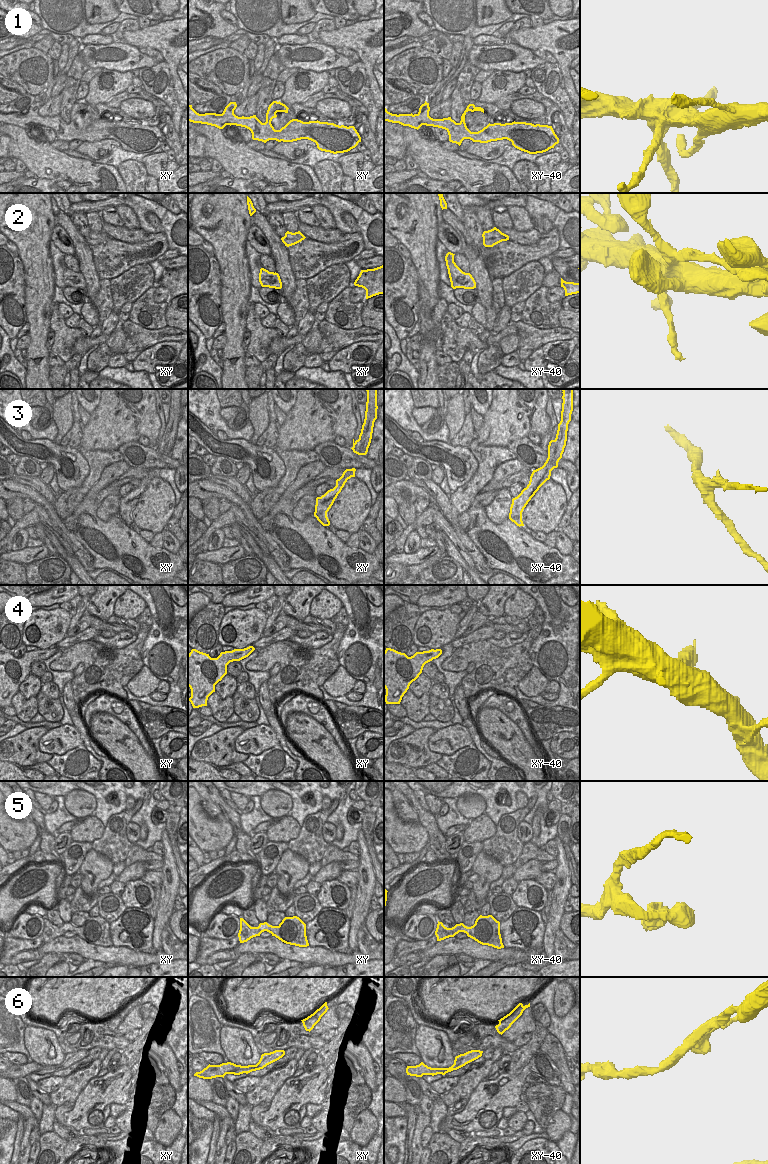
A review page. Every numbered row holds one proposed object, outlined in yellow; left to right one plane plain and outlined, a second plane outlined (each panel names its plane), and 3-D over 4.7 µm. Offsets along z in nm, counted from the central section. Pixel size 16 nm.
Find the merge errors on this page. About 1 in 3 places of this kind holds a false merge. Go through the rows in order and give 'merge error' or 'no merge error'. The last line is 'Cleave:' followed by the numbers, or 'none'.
1: no merge error
2: merge error
3: merge error
4: no merge error
5: no merge error
6: merge error
Cleave: 2, 3, 6

